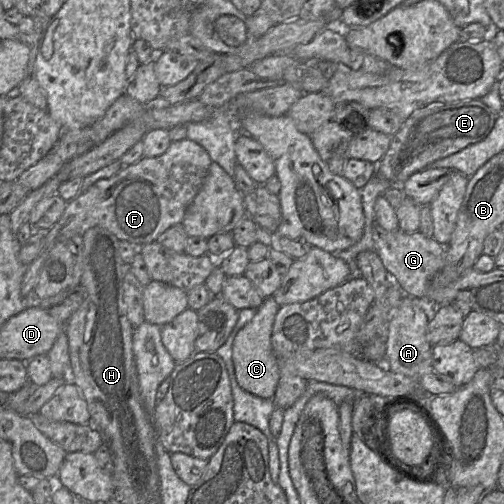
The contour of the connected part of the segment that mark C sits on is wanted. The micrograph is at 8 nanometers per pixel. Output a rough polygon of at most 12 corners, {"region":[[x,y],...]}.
{"region":[[264,299],[236,335],[239,386],[272,399],[279,366],[271,335],[280,306]]}

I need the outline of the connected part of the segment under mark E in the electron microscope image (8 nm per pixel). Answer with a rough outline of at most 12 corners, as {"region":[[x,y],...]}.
{"region":[[479,99],[416,110],[375,175],[392,185],[483,140],[498,115]]}

